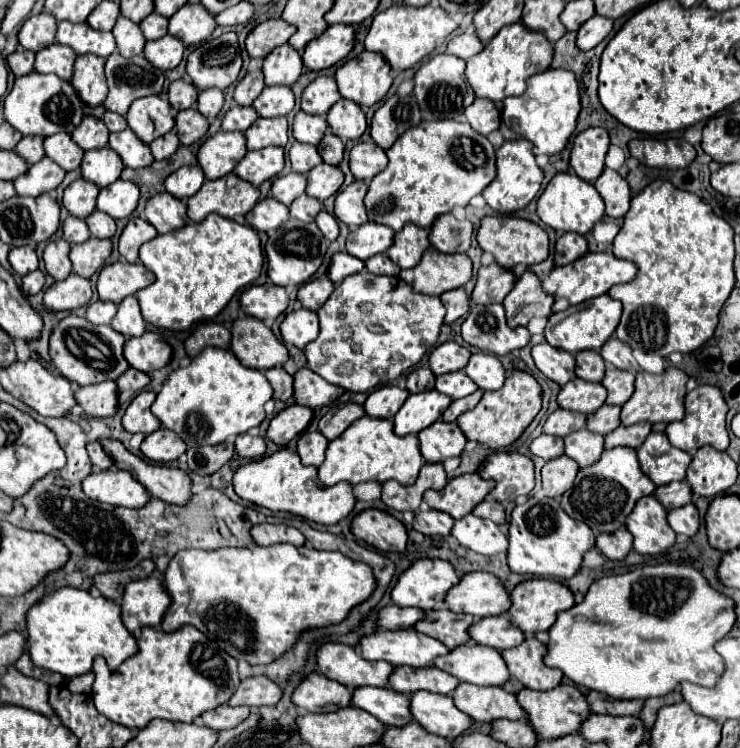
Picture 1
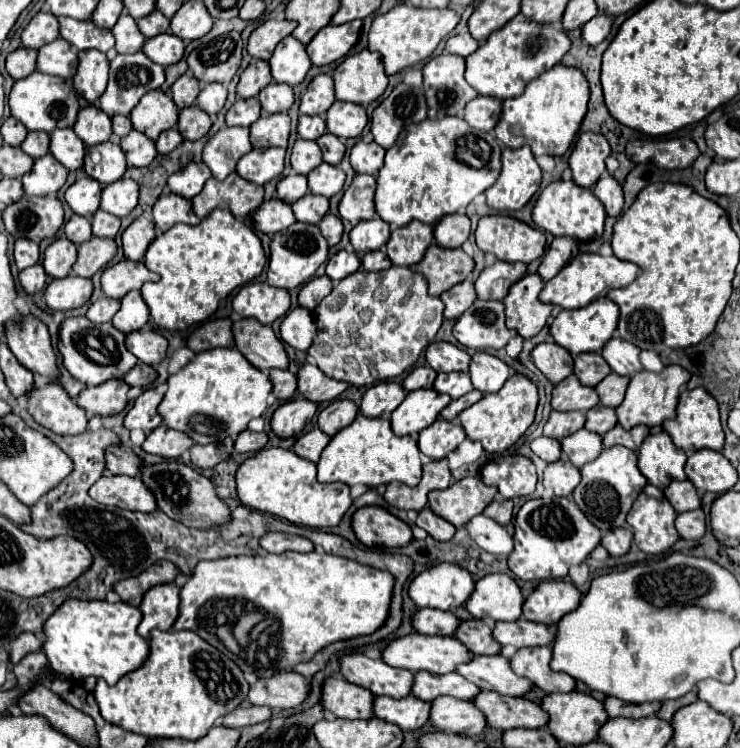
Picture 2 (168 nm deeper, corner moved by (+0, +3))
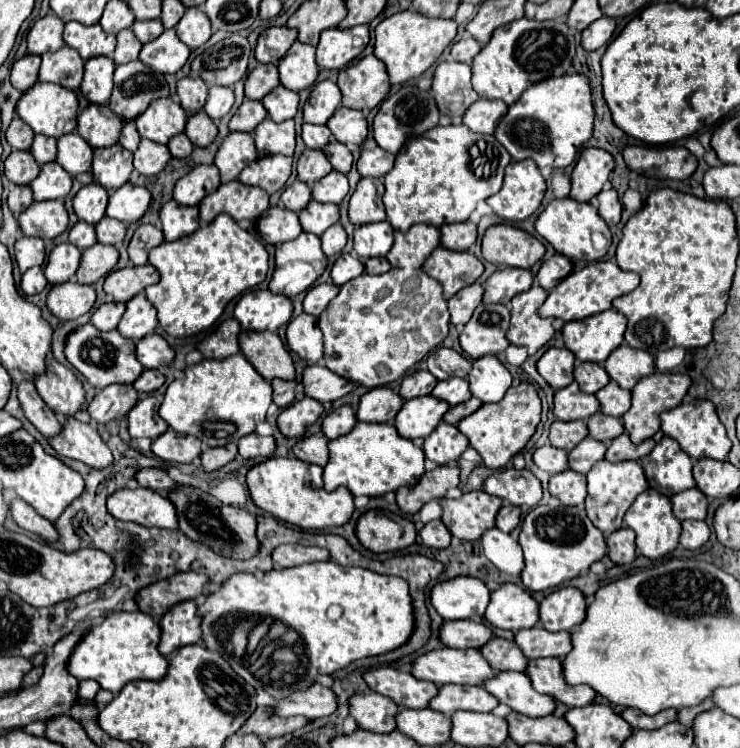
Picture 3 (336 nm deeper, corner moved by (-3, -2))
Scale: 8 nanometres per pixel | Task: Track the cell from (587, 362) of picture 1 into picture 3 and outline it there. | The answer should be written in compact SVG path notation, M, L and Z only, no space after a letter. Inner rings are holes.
M577 363L575 381L579 383L581 391L597 393L601 387L609 383L609 375L599 363Z

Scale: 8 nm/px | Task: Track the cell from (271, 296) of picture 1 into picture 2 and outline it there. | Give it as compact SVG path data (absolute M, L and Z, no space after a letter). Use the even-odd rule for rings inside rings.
M268 282L246 284L232 298L232 308L242 318L256 318L262 324L272 324L290 308L288 290L274 288Z

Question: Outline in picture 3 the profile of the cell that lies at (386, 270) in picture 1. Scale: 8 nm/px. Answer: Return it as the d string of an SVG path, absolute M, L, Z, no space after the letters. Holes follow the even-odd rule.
M373 257L373 259L367 259L365 261L365 271L369 275L381 275L381 273L387 273L391 267L389 267L389 261L387 259L379 259L379 257Z

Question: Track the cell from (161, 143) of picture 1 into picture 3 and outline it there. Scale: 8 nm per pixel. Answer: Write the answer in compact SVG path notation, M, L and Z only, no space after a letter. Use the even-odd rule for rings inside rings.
M185 133L175 135L173 139L169 139L167 147L169 147L169 151L171 151L173 157L189 157L191 151L193 151L193 143L189 143L189 139L187 139Z

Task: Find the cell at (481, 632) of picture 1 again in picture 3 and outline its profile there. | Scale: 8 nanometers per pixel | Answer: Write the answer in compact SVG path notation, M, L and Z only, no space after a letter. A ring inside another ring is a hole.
M531 627L517 631L513 641L527 659L537 657L563 659L571 651L571 635L567 631L549 633L543 627Z

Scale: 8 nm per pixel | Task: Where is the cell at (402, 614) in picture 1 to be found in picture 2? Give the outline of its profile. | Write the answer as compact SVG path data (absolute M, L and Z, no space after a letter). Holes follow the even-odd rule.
M420 608L414 618L412 618L414 628L420 634L438 634L438 636L454 636L460 620L452 614L452 612L444 612L444 610L430 610L430 608Z

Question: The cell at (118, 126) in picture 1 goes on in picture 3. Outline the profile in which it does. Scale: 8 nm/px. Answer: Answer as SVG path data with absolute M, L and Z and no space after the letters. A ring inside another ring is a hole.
M125 121L125 125L123 125L123 131L121 131L121 135L119 135L119 143L125 147L125 149L129 149L129 151L135 151L137 149L137 145L139 145L139 133L137 133L137 129L135 129L135 121Z

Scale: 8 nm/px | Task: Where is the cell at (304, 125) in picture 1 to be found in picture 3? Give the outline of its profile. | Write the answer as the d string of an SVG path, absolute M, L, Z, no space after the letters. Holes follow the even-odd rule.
M303 123L301 137L303 137L303 141L309 149L323 149L325 143L329 143L329 139L331 139L331 131L329 131L327 125Z

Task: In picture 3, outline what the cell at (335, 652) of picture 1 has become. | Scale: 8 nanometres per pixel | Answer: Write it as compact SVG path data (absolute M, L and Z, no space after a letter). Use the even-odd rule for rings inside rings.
M377 667L365 671L363 679L371 691L393 699L399 707L423 709L429 705L429 699L437 695L435 683L421 681L411 673L399 673L391 667Z

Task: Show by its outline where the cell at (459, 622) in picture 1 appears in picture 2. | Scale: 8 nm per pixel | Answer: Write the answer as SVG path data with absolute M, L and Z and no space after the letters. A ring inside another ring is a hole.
M466 620L460 624L456 638L468 648L472 650L472 654L500 654L500 644L494 642L492 630L488 624L484 624L482 620Z

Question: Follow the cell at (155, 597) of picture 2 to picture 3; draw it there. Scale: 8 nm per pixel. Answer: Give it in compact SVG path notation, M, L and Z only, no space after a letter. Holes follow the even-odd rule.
M187 599L173 605L169 611L161 615L159 619L159 627L161 627L159 653L161 655L169 655L177 647L201 641L201 629L199 629L199 619L195 609L197 609L195 601Z

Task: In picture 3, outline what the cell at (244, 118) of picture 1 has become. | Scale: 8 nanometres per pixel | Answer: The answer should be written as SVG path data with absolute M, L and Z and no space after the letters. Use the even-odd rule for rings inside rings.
M245 99L243 105L235 111L235 115L229 121L229 129L231 131L245 131L245 133L253 133L255 127L267 117L267 111L263 107L261 101L249 101Z

